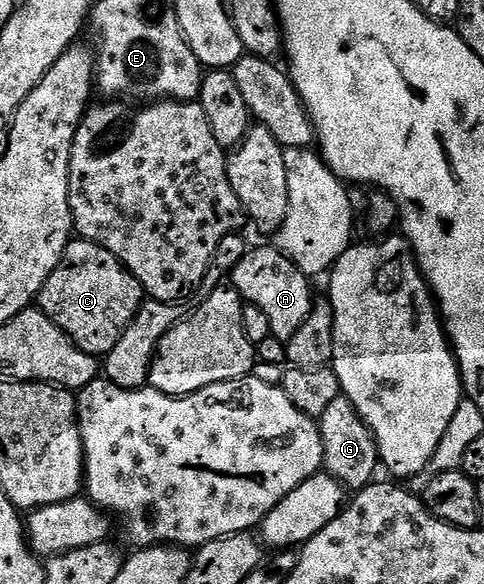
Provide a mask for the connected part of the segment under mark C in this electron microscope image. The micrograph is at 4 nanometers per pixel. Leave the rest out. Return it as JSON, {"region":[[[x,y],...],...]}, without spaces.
{"region":[[[76,238],[69,243],[61,264],[46,278],[38,307],[83,352],[103,358],[118,346],[118,338],[126,334],[126,326],[130,326],[145,299],[146,293],[138,278],[125,270],[114,254],[94,242]]]}

